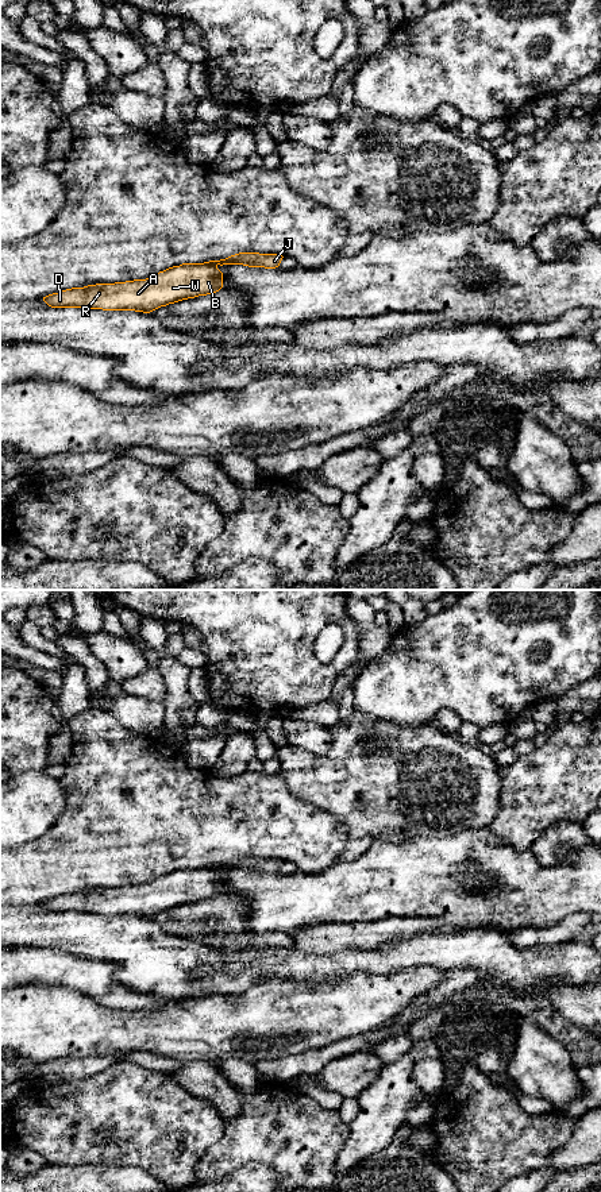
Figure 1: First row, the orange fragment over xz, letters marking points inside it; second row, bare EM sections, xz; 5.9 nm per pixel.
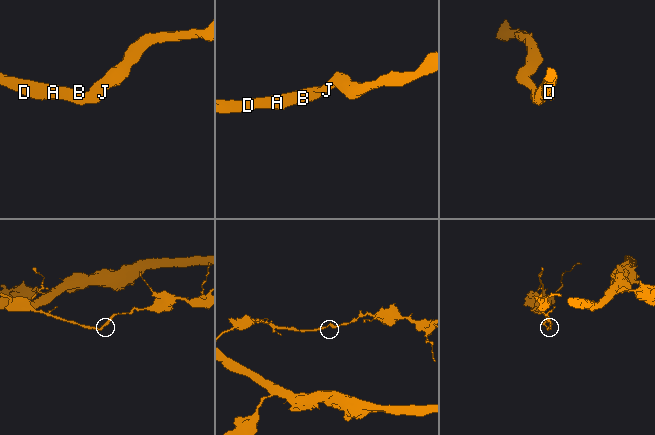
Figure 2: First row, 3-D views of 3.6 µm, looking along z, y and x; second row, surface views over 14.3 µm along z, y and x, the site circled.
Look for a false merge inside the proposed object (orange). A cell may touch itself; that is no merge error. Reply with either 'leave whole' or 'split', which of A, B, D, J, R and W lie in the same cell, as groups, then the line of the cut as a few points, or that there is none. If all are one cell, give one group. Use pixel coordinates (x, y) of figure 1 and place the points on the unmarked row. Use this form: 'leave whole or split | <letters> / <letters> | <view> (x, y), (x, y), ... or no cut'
leave whole | A B D J R W | no cut

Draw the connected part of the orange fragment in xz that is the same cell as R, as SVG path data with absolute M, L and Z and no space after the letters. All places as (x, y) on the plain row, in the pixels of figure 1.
M239 857L220 865L173 871L146 884L72 892L49 899L43 906L51 913L150 918L169 909L219 896L223 892L219 869L276 873L282 863L278 859Z

